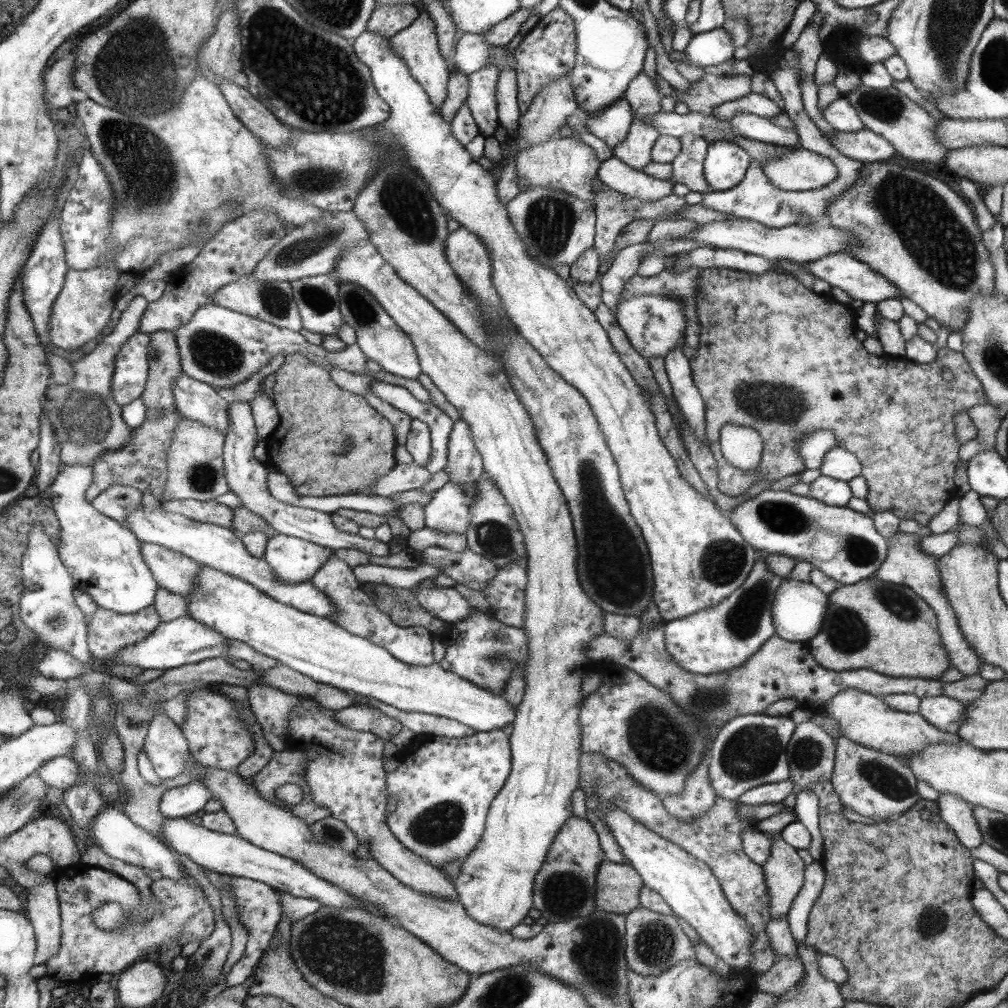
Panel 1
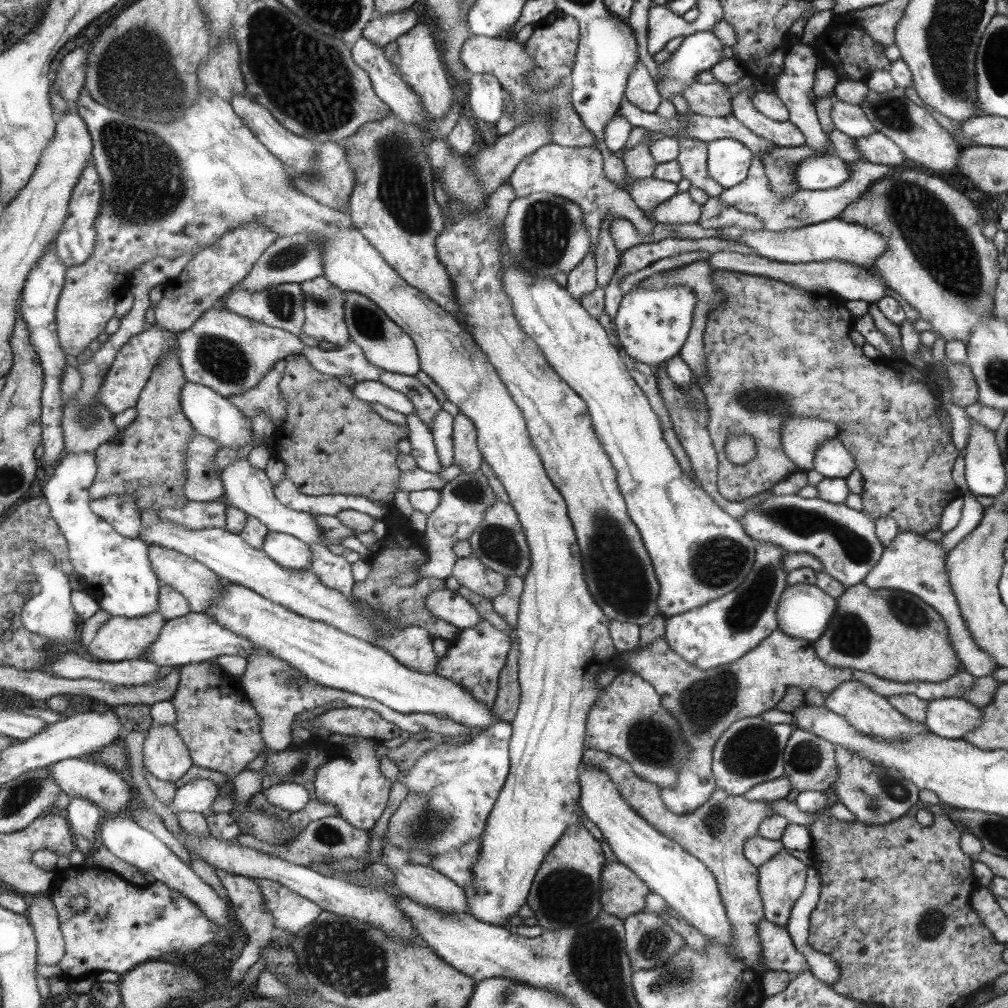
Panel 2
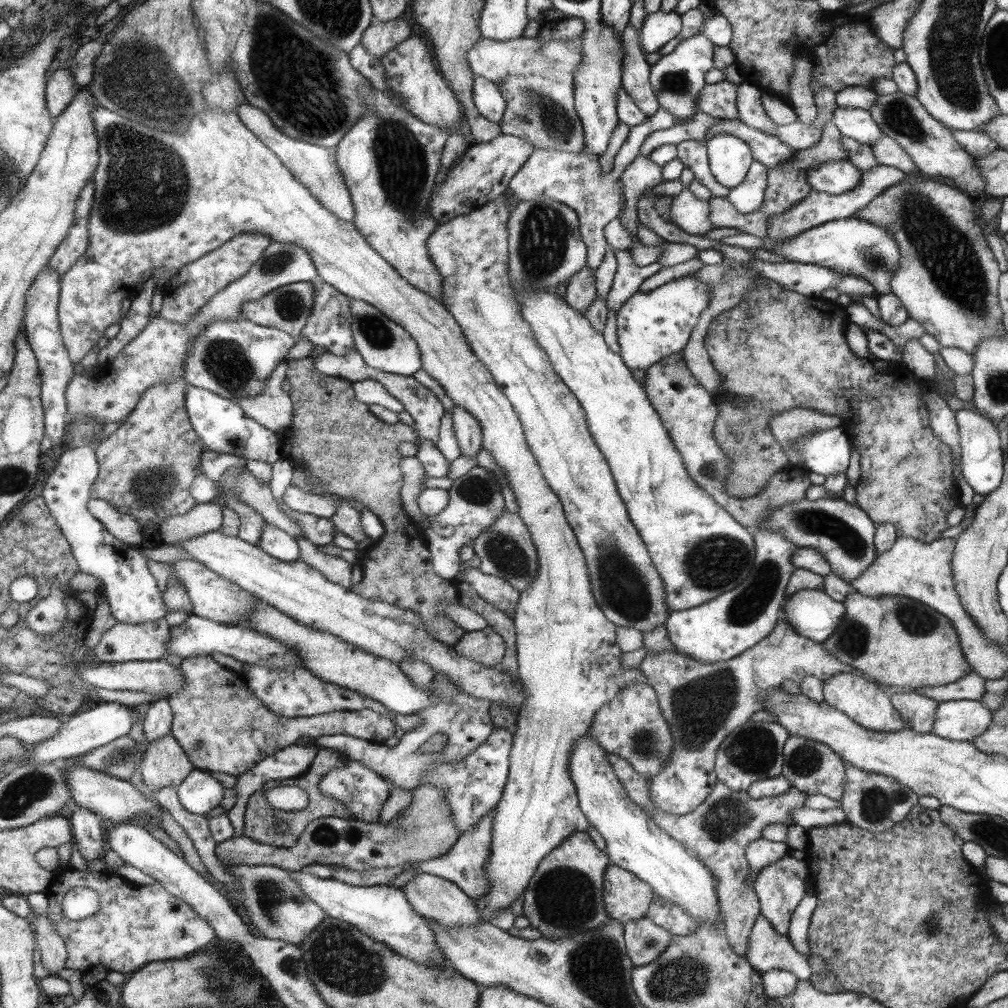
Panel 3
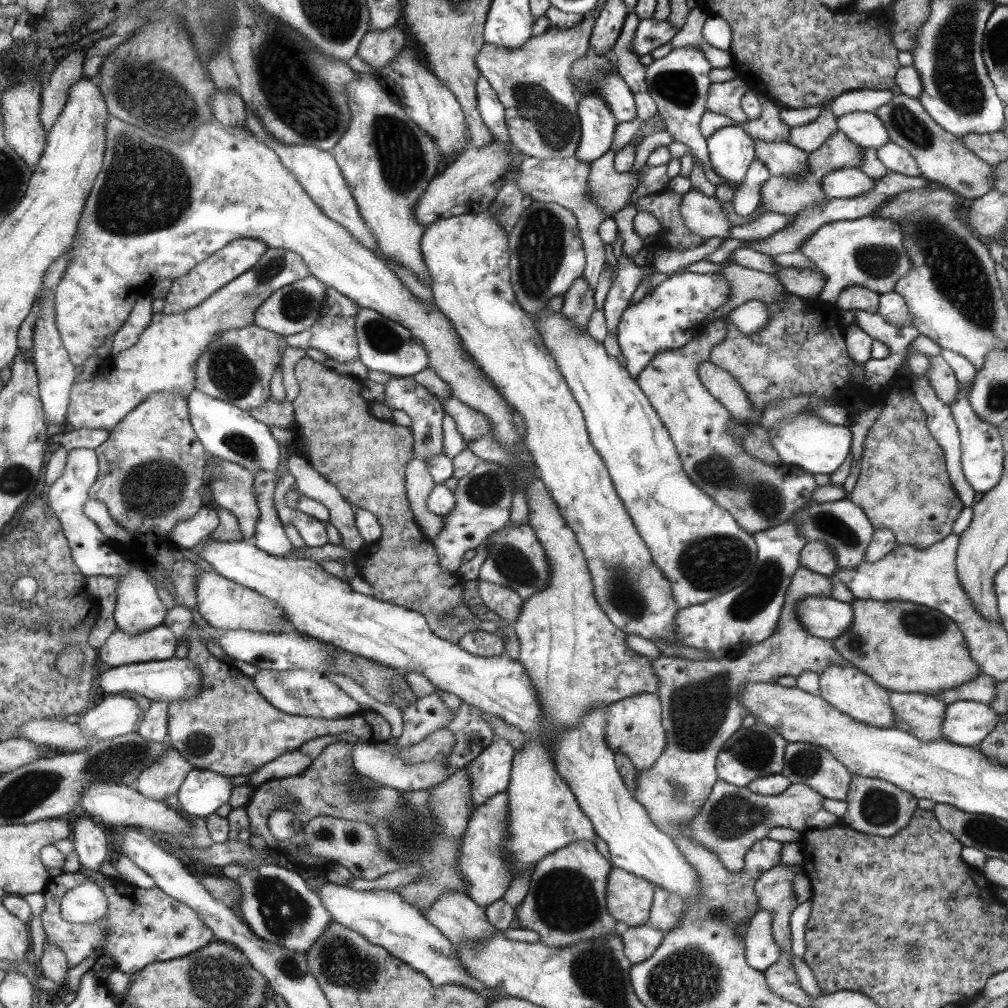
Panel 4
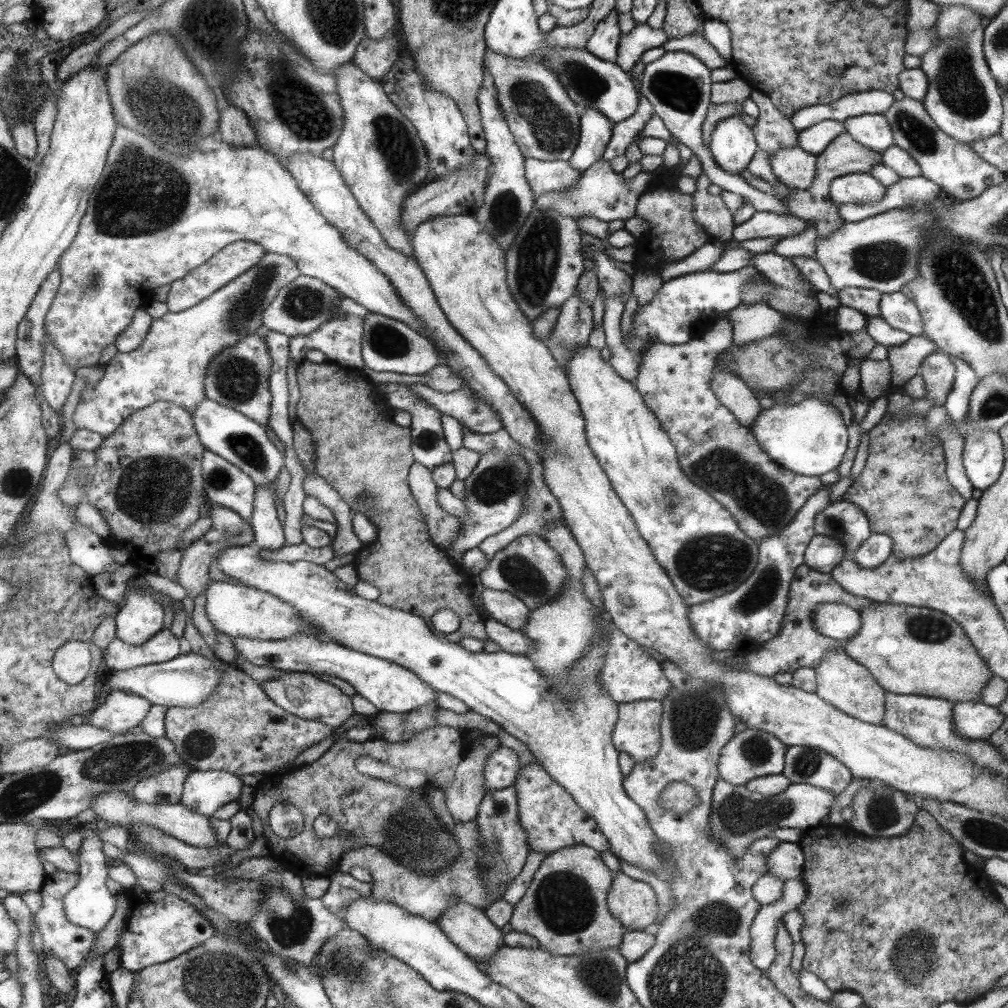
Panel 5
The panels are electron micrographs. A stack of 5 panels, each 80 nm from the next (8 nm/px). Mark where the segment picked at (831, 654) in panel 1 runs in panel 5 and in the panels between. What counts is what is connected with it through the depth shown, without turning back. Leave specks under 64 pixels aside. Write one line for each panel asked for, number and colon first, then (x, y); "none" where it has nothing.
2: (892, 634)
3: (895, 641)
4: (905, 647)
5: (909, 650)

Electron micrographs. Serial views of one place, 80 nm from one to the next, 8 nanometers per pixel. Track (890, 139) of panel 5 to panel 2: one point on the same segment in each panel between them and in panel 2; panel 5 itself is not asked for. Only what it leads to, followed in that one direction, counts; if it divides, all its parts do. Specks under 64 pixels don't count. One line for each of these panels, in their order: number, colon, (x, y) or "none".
2: (849, 119)
3: (856, 124)
4: (866, 129)

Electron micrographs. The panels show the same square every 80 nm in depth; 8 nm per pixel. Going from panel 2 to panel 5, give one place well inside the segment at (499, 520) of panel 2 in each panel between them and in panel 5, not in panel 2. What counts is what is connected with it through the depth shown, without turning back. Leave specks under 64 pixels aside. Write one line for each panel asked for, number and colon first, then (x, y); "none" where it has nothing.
3: (506, 550)
4: (516, 560)
5: (530, 569)

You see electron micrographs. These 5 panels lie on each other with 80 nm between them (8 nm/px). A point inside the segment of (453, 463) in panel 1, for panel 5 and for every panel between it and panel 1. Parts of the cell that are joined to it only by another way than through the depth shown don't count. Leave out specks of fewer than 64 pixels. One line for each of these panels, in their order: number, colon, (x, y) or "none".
2: (463, 438)
3: (467, 432)
4: (470, 424)
5: (479, 417)

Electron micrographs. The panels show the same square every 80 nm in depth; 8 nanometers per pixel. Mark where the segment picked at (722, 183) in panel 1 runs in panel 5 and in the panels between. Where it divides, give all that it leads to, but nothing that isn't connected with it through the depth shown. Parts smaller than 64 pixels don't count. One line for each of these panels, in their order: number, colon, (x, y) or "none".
2: (728, 160)
3: (729, 157)
4: (730, 149)
5: (732, 143)

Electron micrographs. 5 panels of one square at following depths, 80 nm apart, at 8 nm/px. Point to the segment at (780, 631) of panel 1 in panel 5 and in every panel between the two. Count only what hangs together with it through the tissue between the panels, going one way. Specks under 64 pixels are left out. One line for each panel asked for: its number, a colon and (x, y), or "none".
2: (804, 611)
3: (813, 614)
4: (826, 618)
5: (837, 621)

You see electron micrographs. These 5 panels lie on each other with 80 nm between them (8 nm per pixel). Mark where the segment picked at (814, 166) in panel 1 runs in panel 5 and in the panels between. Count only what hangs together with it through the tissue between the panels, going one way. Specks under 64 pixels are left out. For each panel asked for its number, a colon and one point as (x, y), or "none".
2: (821, 171)
3: (839, 176)
4: (846, 182)
5: (858, 188)

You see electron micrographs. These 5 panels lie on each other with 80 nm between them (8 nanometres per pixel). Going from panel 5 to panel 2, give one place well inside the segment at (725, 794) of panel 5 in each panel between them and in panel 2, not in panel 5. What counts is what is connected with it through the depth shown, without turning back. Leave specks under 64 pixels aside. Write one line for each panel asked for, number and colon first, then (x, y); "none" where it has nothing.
2: (715, 833)
3: (716, 833)
4: (733, 819)

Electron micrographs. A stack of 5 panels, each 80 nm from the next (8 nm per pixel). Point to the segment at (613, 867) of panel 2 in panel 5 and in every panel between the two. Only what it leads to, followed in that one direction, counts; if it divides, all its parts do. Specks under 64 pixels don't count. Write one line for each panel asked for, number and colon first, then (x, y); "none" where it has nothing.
3: (626, 898)
4: (629, 897)
5: (633, 903)

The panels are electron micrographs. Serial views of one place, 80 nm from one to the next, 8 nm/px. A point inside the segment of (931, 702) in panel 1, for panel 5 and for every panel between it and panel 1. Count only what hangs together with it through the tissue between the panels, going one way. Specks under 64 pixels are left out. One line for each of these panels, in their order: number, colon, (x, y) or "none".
2: (952, 718)
3: (961, 720)
4: (966, 722)
5: (973, 720)

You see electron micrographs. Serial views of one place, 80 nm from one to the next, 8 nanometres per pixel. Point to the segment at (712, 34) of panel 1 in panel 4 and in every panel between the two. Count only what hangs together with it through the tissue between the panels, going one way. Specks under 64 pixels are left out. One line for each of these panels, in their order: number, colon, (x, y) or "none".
2: (698, 51)
3: (677, 78)
4: (678, 83)

